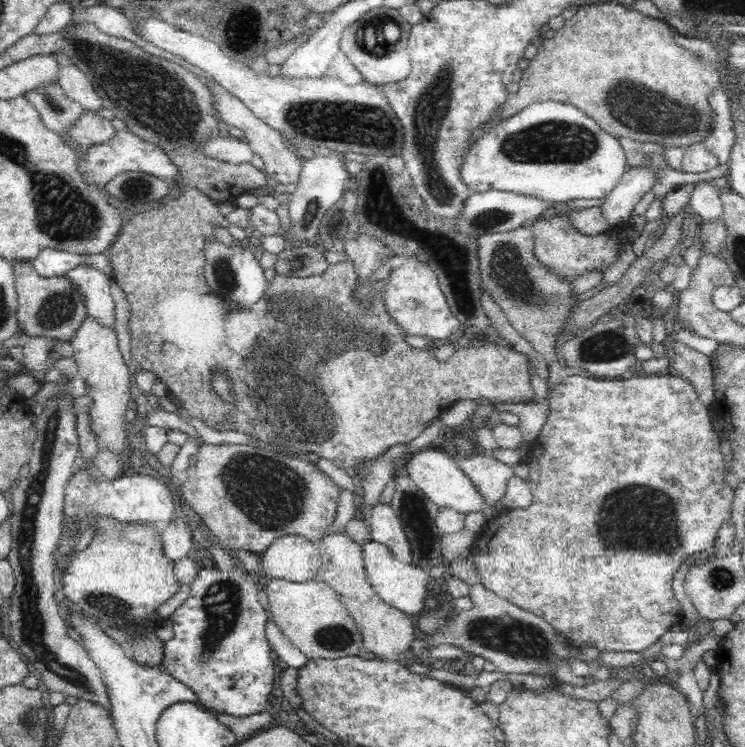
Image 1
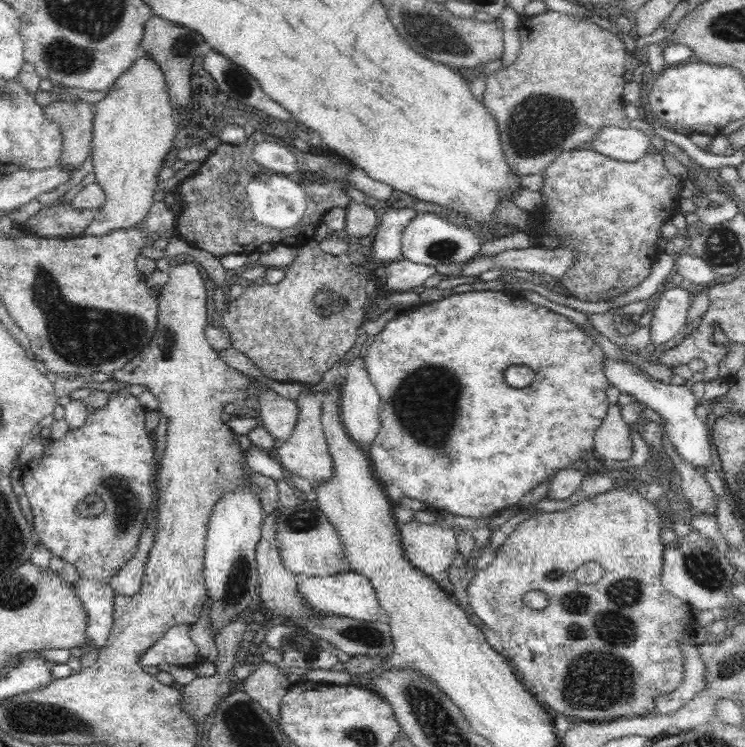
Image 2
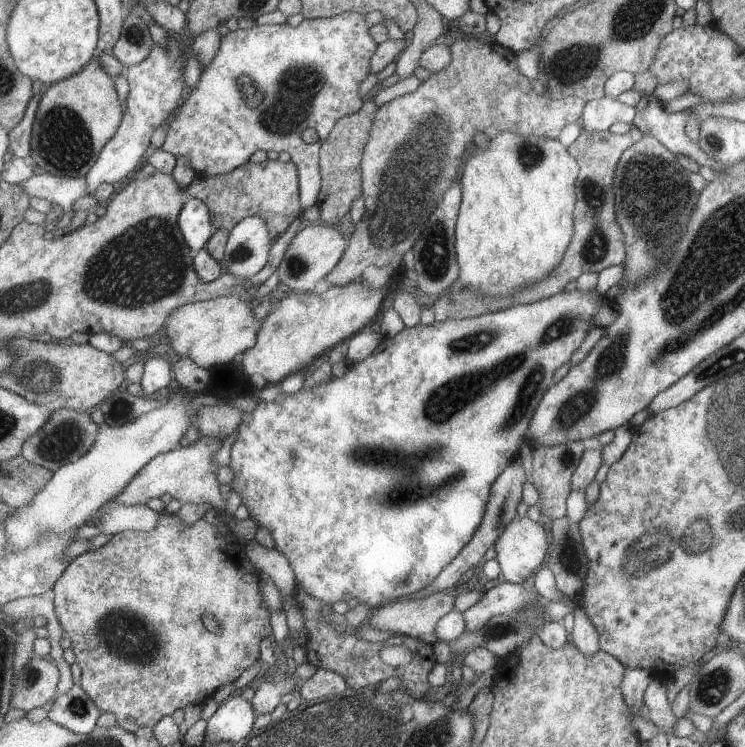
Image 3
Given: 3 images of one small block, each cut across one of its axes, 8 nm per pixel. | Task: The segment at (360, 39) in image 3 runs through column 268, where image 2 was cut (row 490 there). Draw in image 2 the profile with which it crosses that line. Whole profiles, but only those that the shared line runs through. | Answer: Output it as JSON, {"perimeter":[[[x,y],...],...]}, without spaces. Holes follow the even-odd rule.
{"perimeter":[[[114,394],[103,408],[96,409],[94,414],[88,415],[86,424],[81,428],[69,431],[66,436],[60,440],[52,441],[51,448],[46,455],[41,456],[38,460],[34,460],[34,462],[30,462],[30,464],[21,468],[24,477],[23,488],[32,512],[31,528],[36,542],[40,545],[44,545],[52,556],[56,556],[56,558],[60,558],[60,560],[74,565],[80,579],[92,579],[108,583],[109,580],[119,571],[119,568],[122,568],[122,565],[126,564],[127,561],[134,556],[134,553],[138,548],[143,529],[145,528],[147,514],[150,512],[152,504],[152,488],[150,487],[154,458],[152,453],[153,450],[147,436],[147,429],[144,428],[144,407],[140,408],[140,404],[134,396],[122,396],[122,394],[118,394],[118,396]],[[90,494],[99,496],[103,500],[106,510],[104,510],[100,516],[96,516],[96,518],[84,518],[81,514],[76,516],[76,506],[78,506],[79,502],[82,502],[86,496],[90,496]]]}

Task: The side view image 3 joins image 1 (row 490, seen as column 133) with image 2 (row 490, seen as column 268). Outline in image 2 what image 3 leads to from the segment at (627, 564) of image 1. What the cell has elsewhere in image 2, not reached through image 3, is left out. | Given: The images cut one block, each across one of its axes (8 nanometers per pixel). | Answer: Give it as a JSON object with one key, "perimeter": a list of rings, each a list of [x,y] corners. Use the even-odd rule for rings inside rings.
{"perimeter":[[[632,485],[624,490],[599,493],[596,496],[587,497],[586,500],[569,509],[550,512],[550,514],[538,514],[528,519],[528,522],[517,524],[516,530],[498,547],[497,556],[493,561],[487,568],[476,570],[476,574],[469,580],[465,591],[467,602],[472,607],[473,613],[482,620],[482,624],[486,624],[490,630],[498,632],[504,656],[518,672],[520,680],[527,683],[529,690],[533,692],[538,702],[543,706],[548,704],[550,711],[554,710],[558,714],[564,714],[565,717],[572,718],[574,723],[578,720],[587,723],[607,723],[619,719],[620,716],[626,716],[626,718],[636,715],[652,716],[656,712],[655,702],[659,696],[674,692],[680,686],[685,672],[680,642],[682,638],[692,636],[692,629],[696,622],[693,622],[692,619],[692,611],[690,611],[692,606],[660,586],[660,572],[662,572],[662,566],[660,566],[662,546],[660,546],[660,538],[658,538],[660,528],[662,528],[662,514],[654,508],[654,504],[644,500]],[[585,562],[598,562],[604,569],[604,578],[595,584],[581,584],[574,576],[574,572],[578,566]],[[534,590],[542,591],[548,596],[549,605],[544,610],[534,610],[523,601],[524,595]]]}

